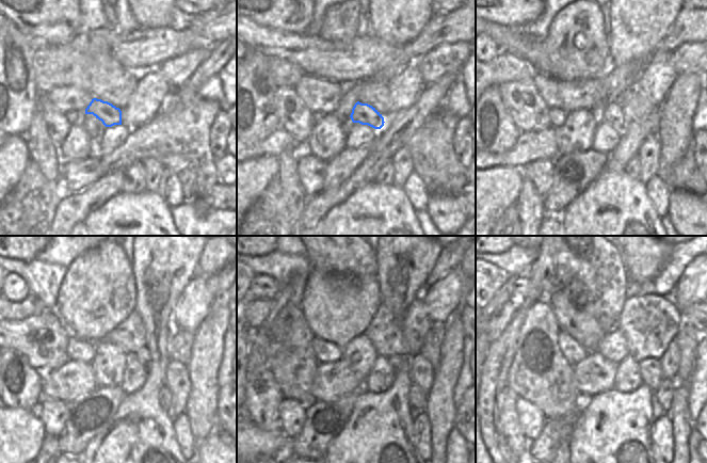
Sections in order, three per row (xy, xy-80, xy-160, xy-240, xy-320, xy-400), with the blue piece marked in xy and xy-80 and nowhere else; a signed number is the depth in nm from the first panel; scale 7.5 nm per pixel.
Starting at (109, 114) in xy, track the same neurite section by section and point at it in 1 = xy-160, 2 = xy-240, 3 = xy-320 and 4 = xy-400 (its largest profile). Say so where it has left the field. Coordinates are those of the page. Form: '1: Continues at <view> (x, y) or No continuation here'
1: Continues at xy-160 (611, 112)
2: Continues at xy-240 (143, 355)
3: Continues at xy-320 (398, 363)
4: Continues at xy-400 (651, 372)

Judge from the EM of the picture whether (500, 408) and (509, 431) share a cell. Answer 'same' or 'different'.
same

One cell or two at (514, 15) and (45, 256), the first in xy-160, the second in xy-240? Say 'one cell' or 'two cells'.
two cells

